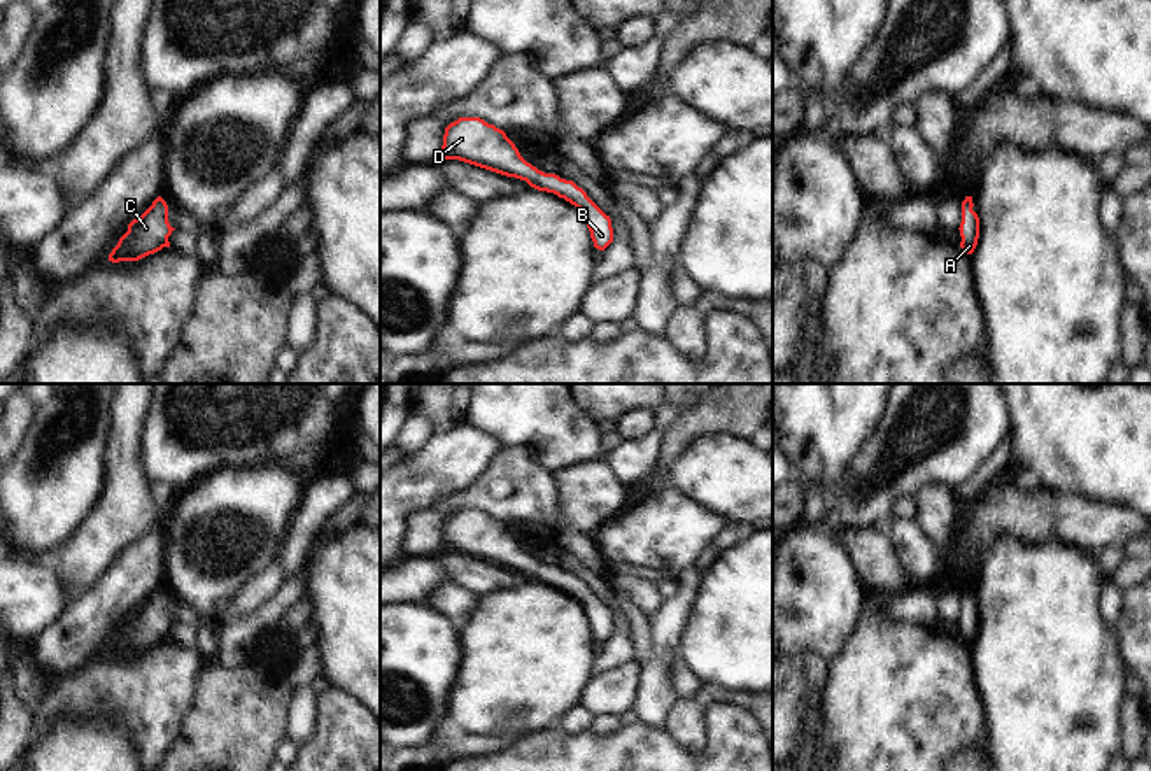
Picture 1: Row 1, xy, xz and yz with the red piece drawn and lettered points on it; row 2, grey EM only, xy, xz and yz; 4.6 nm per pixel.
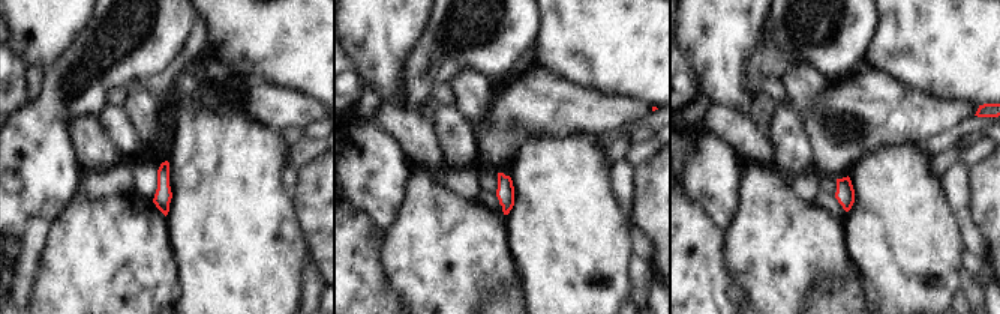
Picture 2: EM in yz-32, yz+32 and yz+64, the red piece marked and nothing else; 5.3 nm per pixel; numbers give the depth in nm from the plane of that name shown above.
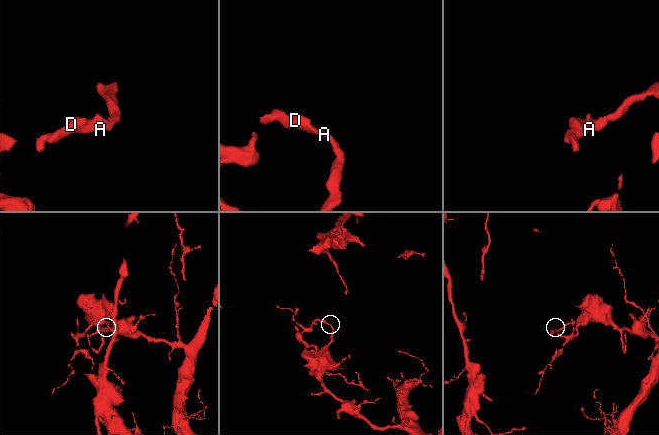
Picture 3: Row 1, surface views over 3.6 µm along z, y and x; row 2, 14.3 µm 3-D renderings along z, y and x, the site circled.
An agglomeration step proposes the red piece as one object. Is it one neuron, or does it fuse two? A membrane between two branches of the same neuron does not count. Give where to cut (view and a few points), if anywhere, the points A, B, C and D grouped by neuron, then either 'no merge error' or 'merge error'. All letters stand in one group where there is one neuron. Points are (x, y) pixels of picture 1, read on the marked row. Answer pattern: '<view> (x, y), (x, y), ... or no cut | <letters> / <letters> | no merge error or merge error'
no cut | A B C D | no merge error

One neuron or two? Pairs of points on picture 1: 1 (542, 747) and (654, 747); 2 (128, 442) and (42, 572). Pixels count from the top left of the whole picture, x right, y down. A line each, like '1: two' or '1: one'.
1: one
2: two

